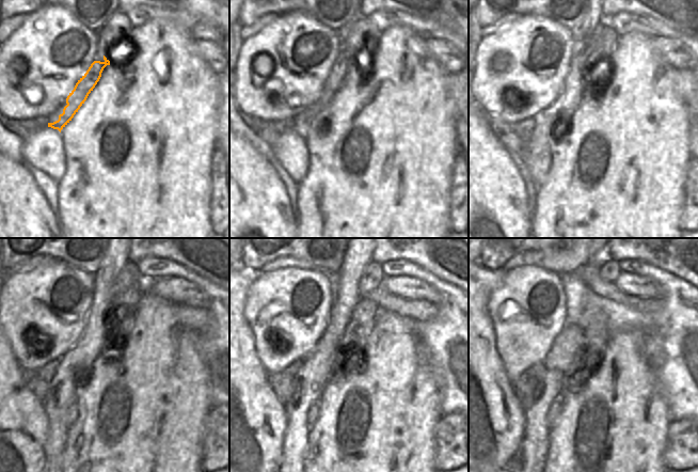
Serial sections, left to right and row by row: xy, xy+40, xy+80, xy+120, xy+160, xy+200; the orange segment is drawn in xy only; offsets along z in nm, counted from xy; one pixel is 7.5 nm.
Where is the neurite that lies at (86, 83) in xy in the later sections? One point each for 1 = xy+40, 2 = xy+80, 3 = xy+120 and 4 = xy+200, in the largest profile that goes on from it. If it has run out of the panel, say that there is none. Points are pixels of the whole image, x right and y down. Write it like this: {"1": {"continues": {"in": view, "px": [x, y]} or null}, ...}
{"1": {"continues": {"in": "xy+40", "px": [301, 122]}}, "2": {"continues": {"in": "xy+80", "px": [557, 116]}}, "3": {"continues": {"in": "xy+120", "px": [81, 357]}}, "4": {"continues": {"in": "xy+200", "px": [534, 452]}}}

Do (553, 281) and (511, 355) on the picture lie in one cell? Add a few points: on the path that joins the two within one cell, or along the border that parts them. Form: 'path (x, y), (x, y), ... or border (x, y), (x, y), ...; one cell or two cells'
path (530, 287), (526, 297), (524, 332); one cell

